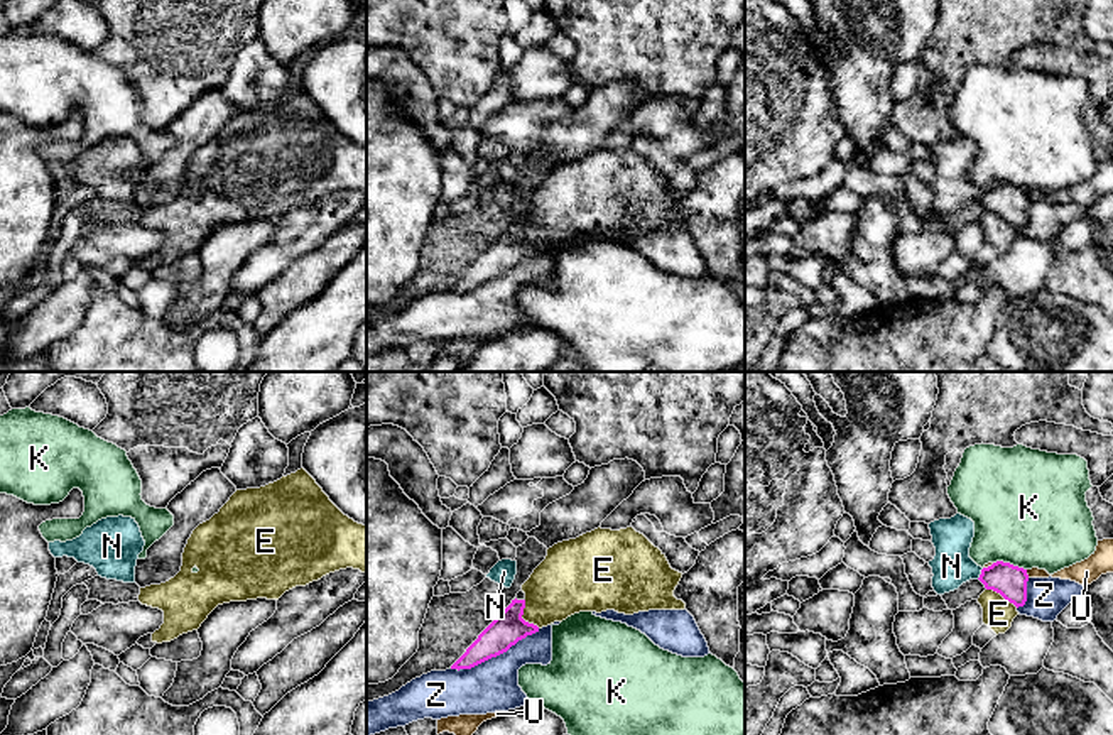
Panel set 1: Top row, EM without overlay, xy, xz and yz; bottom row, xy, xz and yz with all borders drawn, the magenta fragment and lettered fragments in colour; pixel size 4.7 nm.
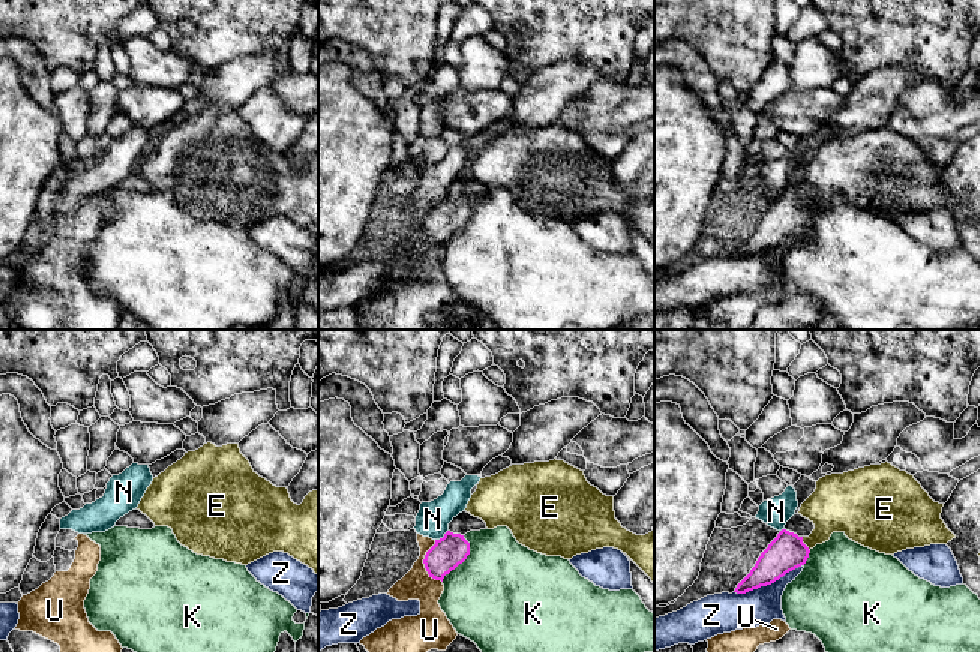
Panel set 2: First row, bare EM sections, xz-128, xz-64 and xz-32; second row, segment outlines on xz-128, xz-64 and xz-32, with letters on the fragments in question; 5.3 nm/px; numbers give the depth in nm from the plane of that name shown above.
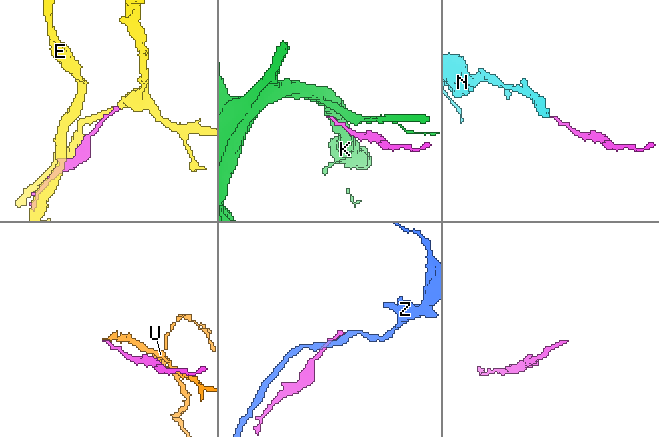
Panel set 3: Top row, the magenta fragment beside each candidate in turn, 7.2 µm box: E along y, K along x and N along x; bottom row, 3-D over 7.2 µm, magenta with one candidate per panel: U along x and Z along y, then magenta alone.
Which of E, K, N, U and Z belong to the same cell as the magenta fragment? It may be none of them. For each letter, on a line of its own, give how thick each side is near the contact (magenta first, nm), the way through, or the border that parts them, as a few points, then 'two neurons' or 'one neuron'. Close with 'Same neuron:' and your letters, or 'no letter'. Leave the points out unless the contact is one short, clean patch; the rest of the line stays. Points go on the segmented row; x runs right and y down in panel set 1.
E: calibres 160 and 300 nm; two neurons
K: calibres 160 and 500 nm; border yz (993, 561), (1009, 561), (1026, 570); two neurons
N: calibres 160 and 190 nm; border yz (983, 568), (977, 578); two neurons
U: calibres 160 and 90 nm; border yz (1026, 570), (1029, 577); two neurons
Z: calibres 160 and 240 nm; two neurons
Same neuron: no letter

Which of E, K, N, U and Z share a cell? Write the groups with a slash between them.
E / K / N U / Z

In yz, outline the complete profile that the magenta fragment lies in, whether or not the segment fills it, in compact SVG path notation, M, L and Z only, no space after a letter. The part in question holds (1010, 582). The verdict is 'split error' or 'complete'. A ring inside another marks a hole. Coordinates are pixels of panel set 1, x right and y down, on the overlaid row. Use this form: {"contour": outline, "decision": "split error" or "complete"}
{"contour": "M996 561L981 569L978 578L986 590L1000 593L1007 602L1017 608L1027 602L1027 569L1013 566L1010 563Z", "decision": "complete"}

